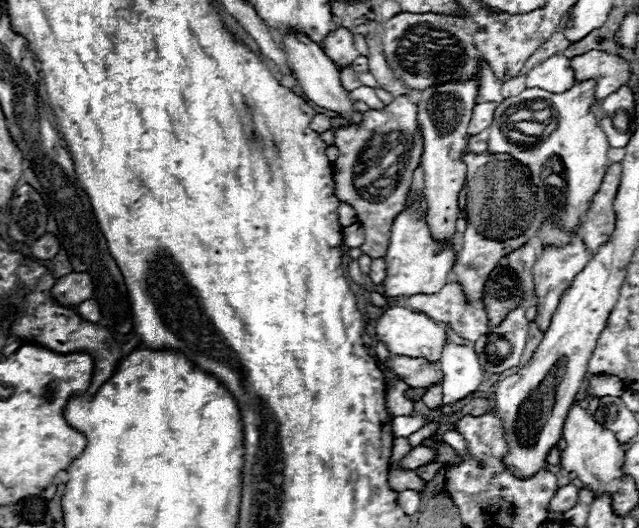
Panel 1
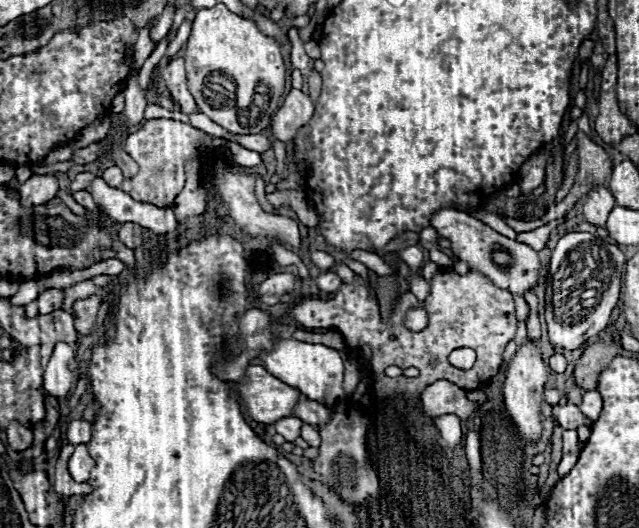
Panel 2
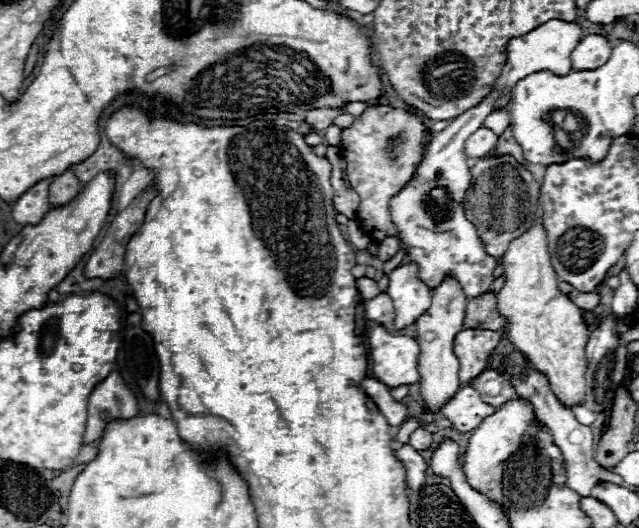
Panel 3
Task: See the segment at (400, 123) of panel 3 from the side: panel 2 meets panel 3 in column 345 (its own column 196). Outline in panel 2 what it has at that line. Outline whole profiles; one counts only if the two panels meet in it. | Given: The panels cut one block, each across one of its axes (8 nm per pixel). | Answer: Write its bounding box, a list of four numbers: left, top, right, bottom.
[102,118,210,208]

